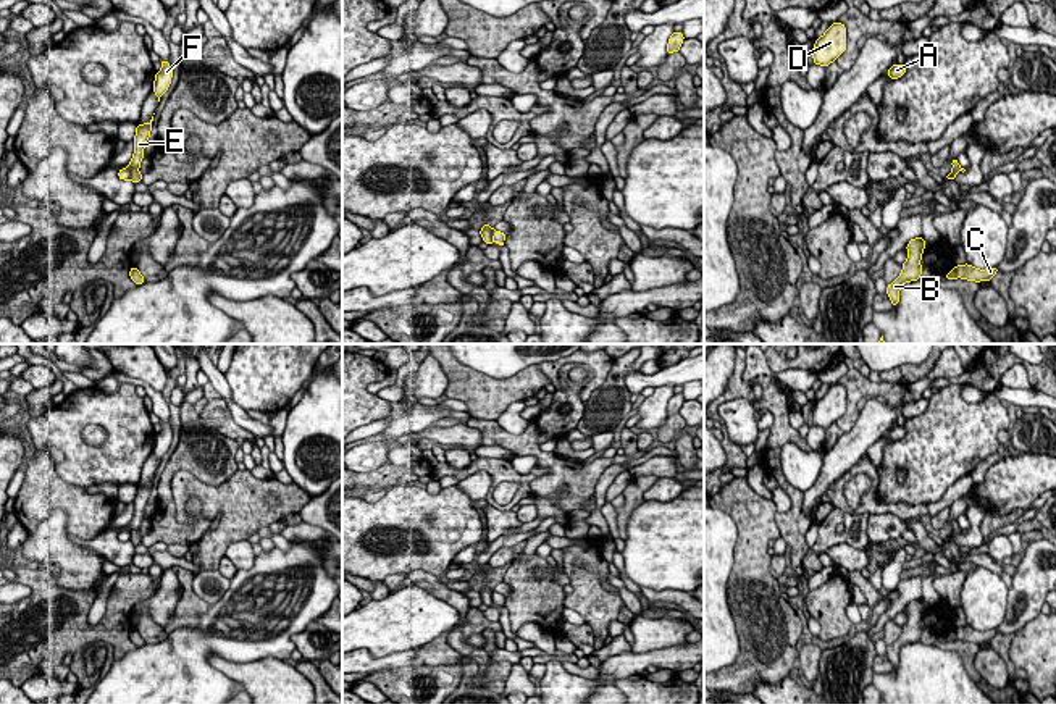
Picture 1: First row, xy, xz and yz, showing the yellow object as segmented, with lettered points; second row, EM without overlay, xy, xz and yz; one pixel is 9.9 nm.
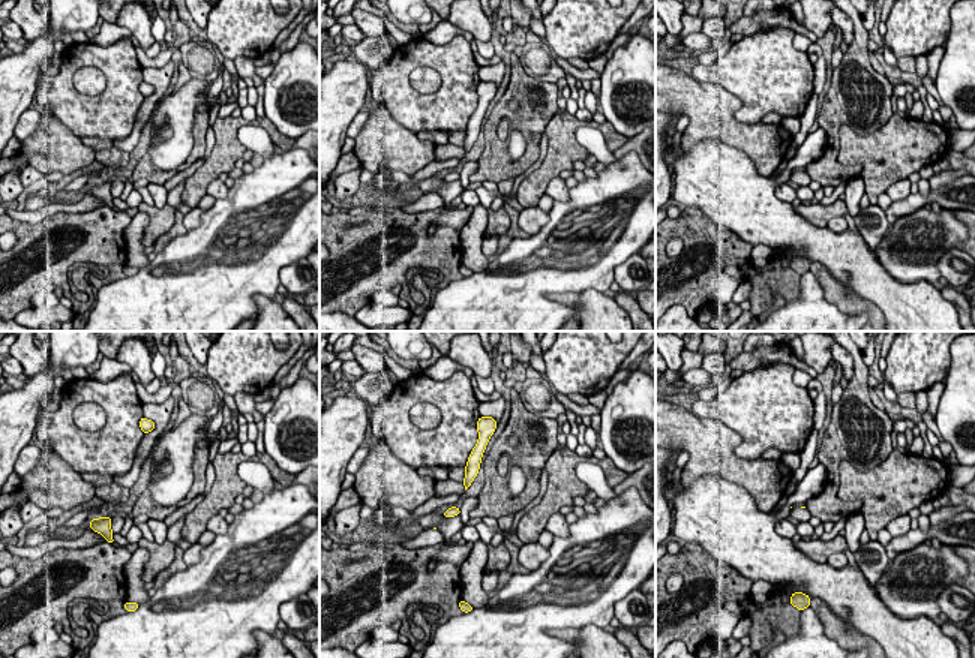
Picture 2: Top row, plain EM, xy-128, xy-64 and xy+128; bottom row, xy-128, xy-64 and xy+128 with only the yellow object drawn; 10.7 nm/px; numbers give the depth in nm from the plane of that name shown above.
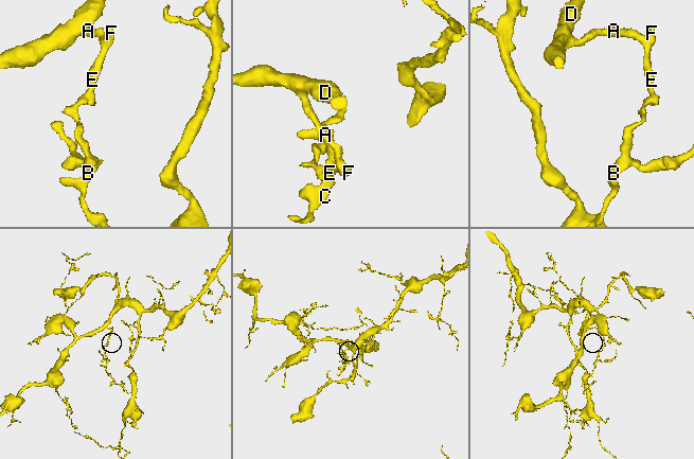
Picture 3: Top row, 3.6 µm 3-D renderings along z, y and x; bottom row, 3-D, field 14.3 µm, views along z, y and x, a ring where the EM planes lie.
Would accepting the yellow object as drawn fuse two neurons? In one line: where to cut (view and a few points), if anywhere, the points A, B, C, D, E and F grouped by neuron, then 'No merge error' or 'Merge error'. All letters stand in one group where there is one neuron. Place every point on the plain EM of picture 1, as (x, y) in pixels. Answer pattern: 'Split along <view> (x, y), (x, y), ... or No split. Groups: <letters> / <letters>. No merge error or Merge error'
Split along xy (128, 530), (131, 540). Groups: A D E F / B C. Merge error

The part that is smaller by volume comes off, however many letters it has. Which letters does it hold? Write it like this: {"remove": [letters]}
{"remove": ["B", "C"]}

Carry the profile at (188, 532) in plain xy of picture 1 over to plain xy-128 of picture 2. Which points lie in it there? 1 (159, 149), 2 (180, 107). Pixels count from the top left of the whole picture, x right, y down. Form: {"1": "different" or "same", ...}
{"1": "different", "2": "different"}

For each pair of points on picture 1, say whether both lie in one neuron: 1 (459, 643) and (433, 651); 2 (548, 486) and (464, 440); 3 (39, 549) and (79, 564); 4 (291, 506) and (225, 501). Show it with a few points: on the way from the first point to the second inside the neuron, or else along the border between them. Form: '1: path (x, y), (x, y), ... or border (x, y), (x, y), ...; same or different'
1: border (452, 628), (448, 643), (464, 656); different
2: border (465, 423), (480, 433), (481, 444); different
3: path (49, 549), (70, 564); same
4: path (275, 511), (247, 511), (241, 504); same

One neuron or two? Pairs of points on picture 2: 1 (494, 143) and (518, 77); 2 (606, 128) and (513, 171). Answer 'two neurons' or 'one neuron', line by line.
1: one neuron
2: two neurons

